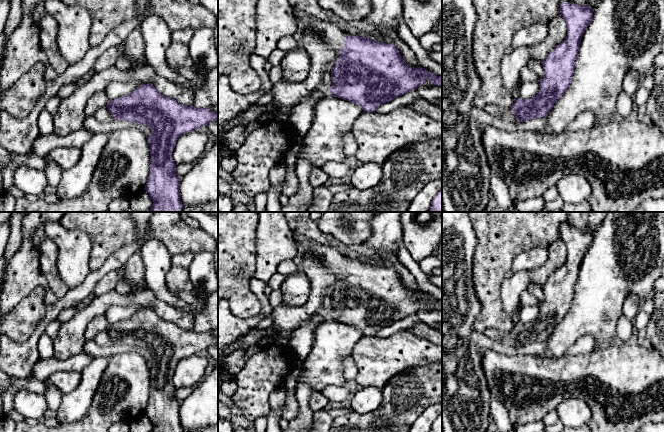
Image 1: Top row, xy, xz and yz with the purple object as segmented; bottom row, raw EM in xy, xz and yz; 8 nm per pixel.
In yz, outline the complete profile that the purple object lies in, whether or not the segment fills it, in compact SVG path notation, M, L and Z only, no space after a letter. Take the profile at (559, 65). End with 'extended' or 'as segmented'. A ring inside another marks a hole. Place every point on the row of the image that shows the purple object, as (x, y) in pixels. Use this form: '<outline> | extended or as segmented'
M562 2L559 15L566 21L567 36L542 63L544 76L539 79L539 92L529 99L515 99L510 109L489 104L482 110L492 116L516 123L547 117L572 82L582 36L590 24L593 12L594 9L590 6Z | extended

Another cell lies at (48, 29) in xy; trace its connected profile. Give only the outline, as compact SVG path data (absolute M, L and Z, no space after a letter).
M49 14L43 15L38 20L40 46L46 54L50 66L57 73L64 73L70 66L61 55L57 46L58 25Z

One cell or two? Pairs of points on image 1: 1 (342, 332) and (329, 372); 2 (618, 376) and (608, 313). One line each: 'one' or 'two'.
1: one
2: two

